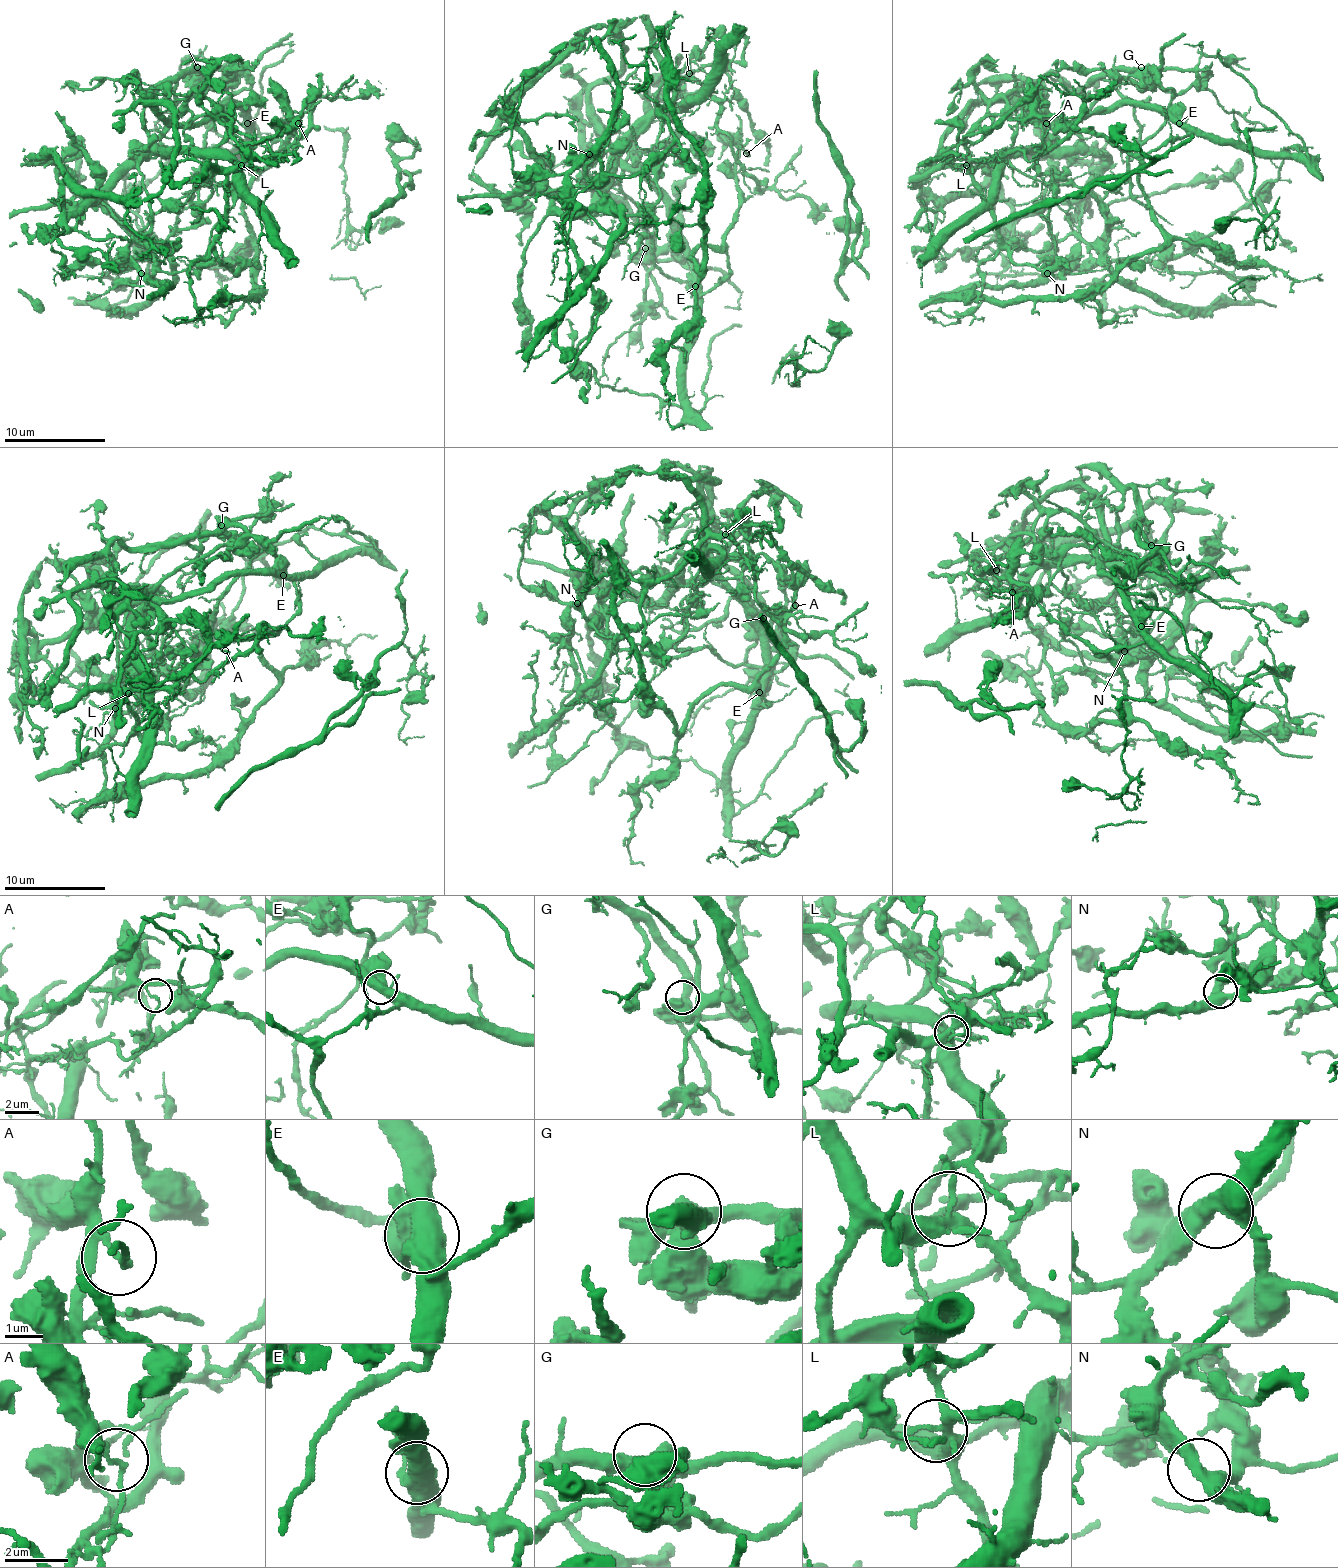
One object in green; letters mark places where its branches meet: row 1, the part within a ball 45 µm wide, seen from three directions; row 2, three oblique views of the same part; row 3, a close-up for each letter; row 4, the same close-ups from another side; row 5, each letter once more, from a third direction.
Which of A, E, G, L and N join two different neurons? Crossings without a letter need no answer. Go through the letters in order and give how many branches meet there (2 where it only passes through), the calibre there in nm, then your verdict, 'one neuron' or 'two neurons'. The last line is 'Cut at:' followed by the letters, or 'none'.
A: branches 2; calibre 130 nm; two neurons
E: branches 3; calibre 550 nm; two neurons
G: branches 3; calibre 460 nm; one neuron
L: branches 6; calibre 320 nm; two neurons
N: branches 3; calibre 400 nm; one neuron
Cut at: A, E, L

